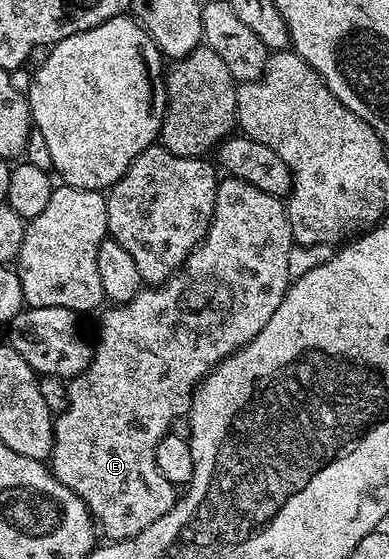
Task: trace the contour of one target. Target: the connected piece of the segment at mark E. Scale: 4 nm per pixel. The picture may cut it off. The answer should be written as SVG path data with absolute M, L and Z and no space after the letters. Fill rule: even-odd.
M226 175L217 186L215 210L207 234L186 258L179 271L160 286L142 287L141 292L135 294L135 298L131 298L131 302L113 304L109 306L109 309L107 309L108 307L104 309L104 312L106 311L105 317L101 320L101 333L97 336L97 342L95 340L93 361L87 366L85 372L68 381L69 404L64 412L56 417L53 426L51 471L55 479L63 482L63 486L70 488L88 506L99 523L100 531L104 535L106 532L109 535L106 537L110 541L127 540L137 536L143 530L147 530L147 526L151 526L151 522L163 518L163 514L167 514L167 510L171 510L171 506L177 501L178 493L175 491L175 486L170 480L163 478L163 474L155 462L155 450L163 437L170 435L172 428L169 427L172 426L173 419L176 416L184 417L188 413L191 397L207 373L213 371L215 365L226 360L232 352L239 351L251 338L255 338L255 334L259 334L259 330L267 324L267 318L271 318L271 314L275 312L279 302L283 302L285 290L291 283L288 272L288 255L293 252L294 247L295 241L289 225L286 201L280 196L272 196L259 190L259 186L251 186L251 182L241 180L237 176Z

